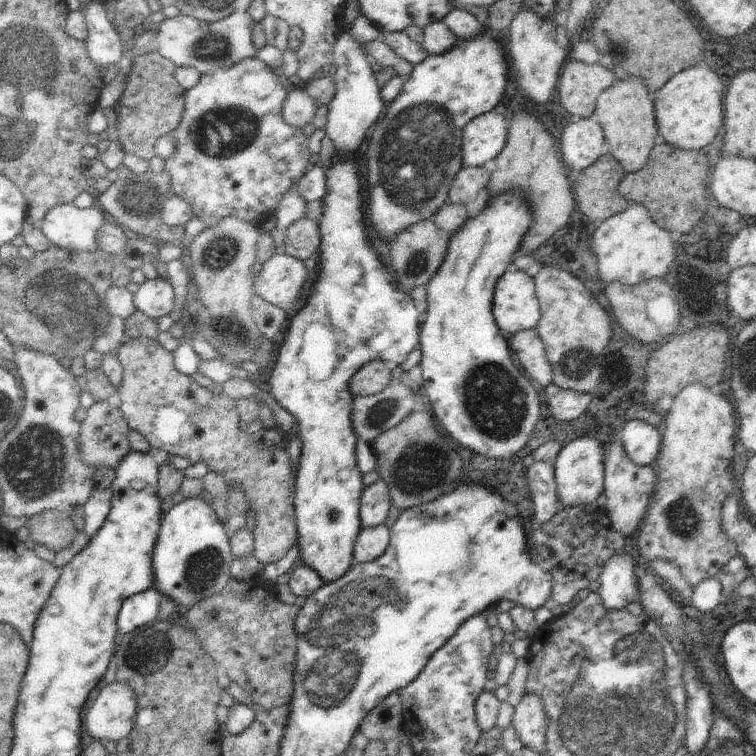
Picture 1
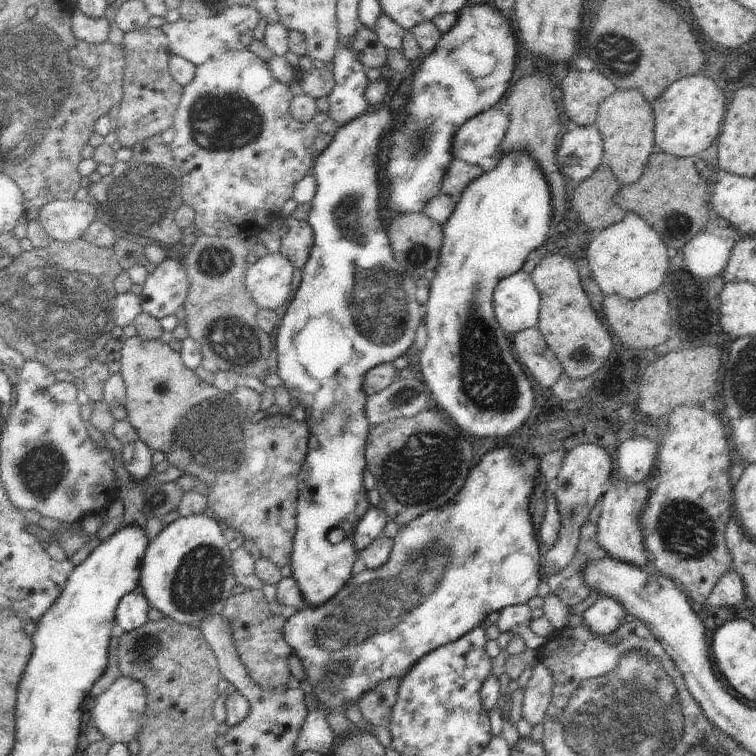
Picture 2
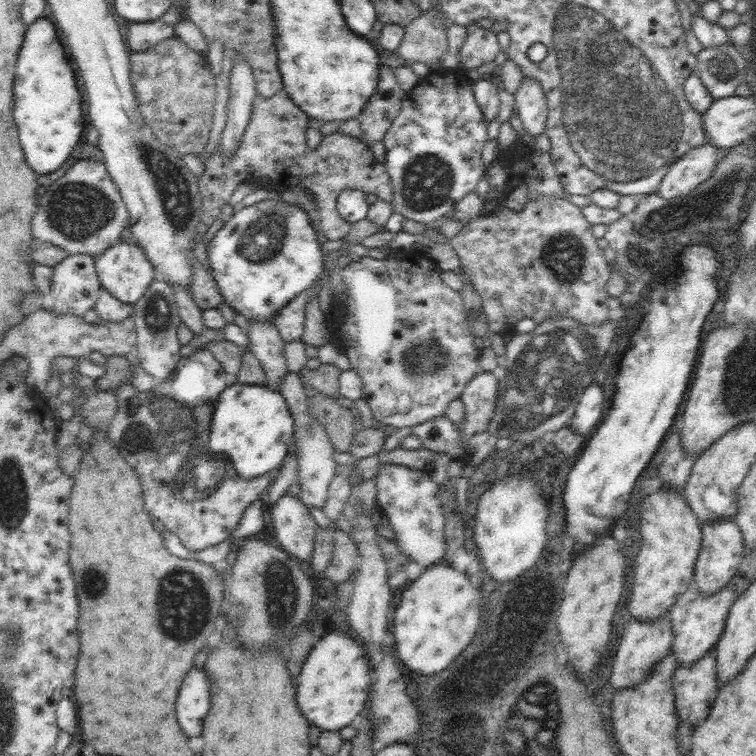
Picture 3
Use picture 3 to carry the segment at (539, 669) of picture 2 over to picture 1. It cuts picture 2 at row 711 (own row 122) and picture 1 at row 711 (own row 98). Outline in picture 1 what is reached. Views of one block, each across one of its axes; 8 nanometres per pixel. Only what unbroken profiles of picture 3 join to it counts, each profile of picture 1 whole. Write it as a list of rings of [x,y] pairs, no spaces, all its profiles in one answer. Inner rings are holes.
[[[525,694],[515,708],[512,718],[514,730],[524,747],[542,754],[546,751],[547,716],[544,702],[536,694]]]

